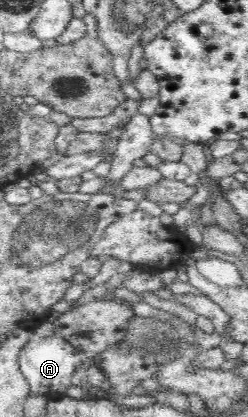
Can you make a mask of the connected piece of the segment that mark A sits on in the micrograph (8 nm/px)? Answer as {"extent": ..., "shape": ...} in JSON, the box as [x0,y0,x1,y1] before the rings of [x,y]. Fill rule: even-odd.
{"extent":[18,334,94,395],"shape":[[[59,334],[37,337],[28,340],[18,354],[19,368],[26,376],[30,391],[46,395],[46,393],[64,393],[72,386],[72,377],[78,369],[94,365],[93,359],[82,350],[74,347]]]}

